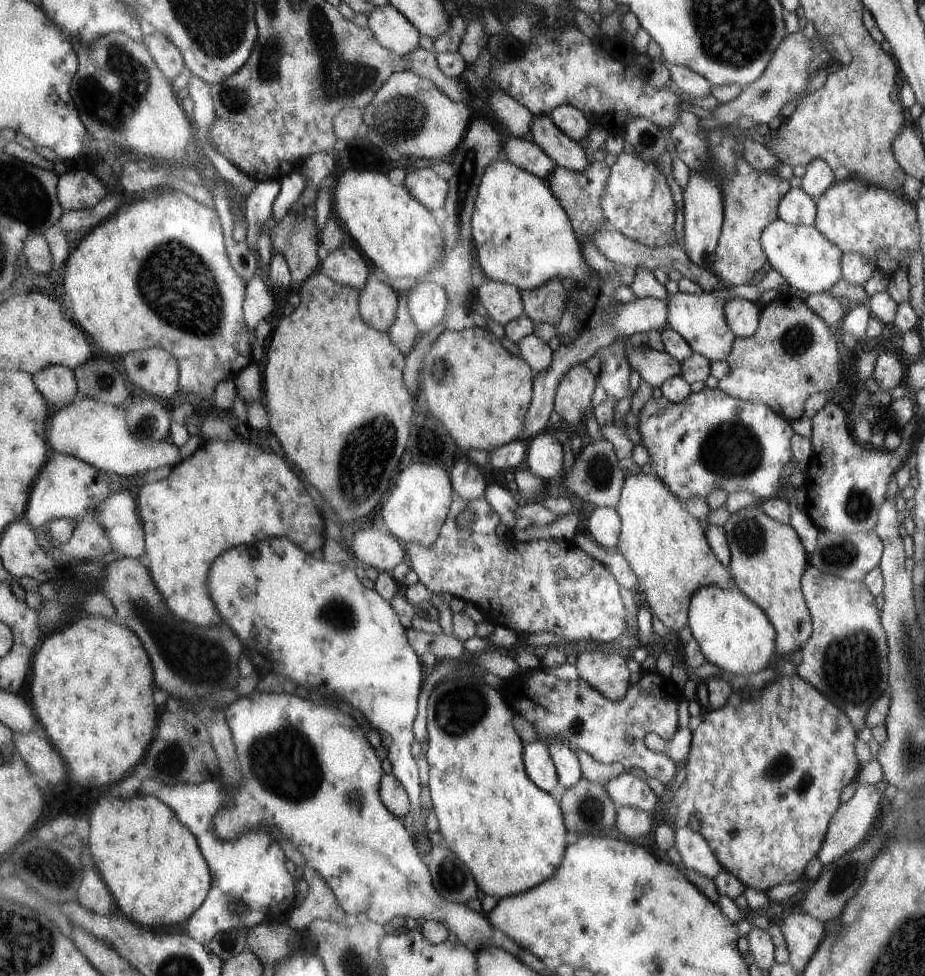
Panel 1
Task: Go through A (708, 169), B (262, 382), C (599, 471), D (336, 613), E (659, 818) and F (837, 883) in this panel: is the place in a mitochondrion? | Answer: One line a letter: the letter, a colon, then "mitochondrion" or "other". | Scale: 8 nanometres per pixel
A: other
B: other
C: mitochondrion
D: mitochondrion
E: other
F: mitochondrion

